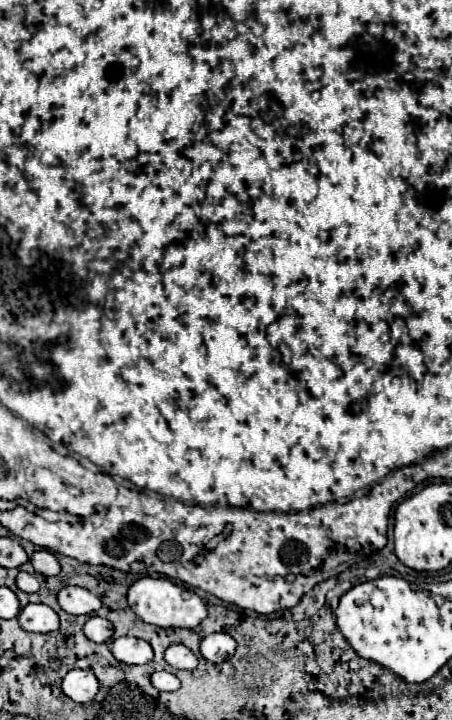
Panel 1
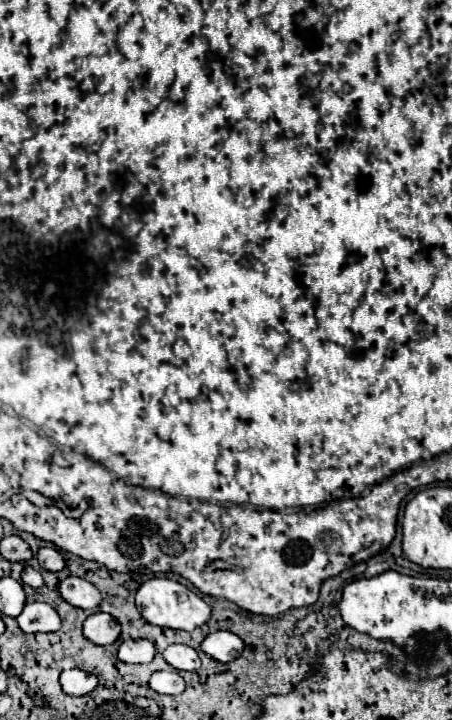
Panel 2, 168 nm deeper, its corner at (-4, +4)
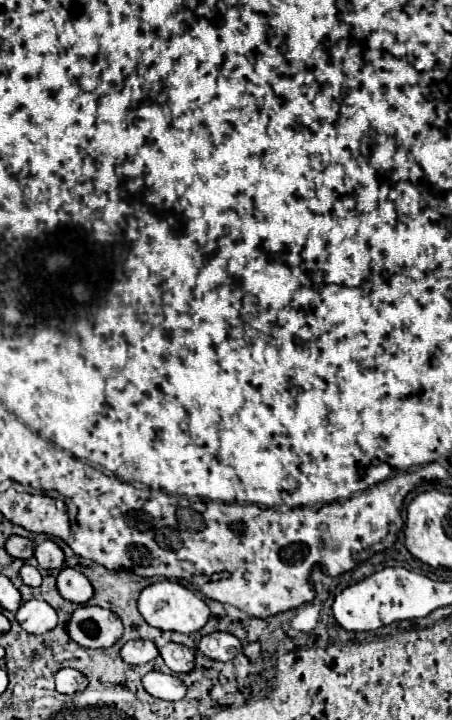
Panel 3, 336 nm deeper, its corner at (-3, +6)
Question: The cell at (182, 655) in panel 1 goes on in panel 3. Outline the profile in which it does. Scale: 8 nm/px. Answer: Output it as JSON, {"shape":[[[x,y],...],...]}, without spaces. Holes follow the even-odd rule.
{"shape":[[[170,642],[160,650],[160,656],[164,658],[166,666],[172,672],[192,672],[194,670],[194,654],[190,648]]]}

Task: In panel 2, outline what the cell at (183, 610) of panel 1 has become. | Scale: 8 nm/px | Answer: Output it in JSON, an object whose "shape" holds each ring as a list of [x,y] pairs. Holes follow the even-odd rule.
{"shape":[[[151,578],[147,582],[141,584],[141,588],[137,590],[137,608],[141,612],[141,616],[155,626],[161,628],[175,628],[175,630],[195,630],[199,626],[203,626],[209,618],[211,618],[211,608],[205,604],[205,600],[201,596],[197,596],[195,592],[191,592],[187,586],[179,584],[177,580],[169,580],[169,578]]]}

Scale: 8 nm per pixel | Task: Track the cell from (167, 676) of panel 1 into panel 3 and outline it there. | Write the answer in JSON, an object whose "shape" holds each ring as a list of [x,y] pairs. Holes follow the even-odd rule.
{"shape":[[[148,672],[142,678],[142,684],[148,694],[160,700],[180,700],[186,694],[186,686],[180,678],[164,672]]]}

